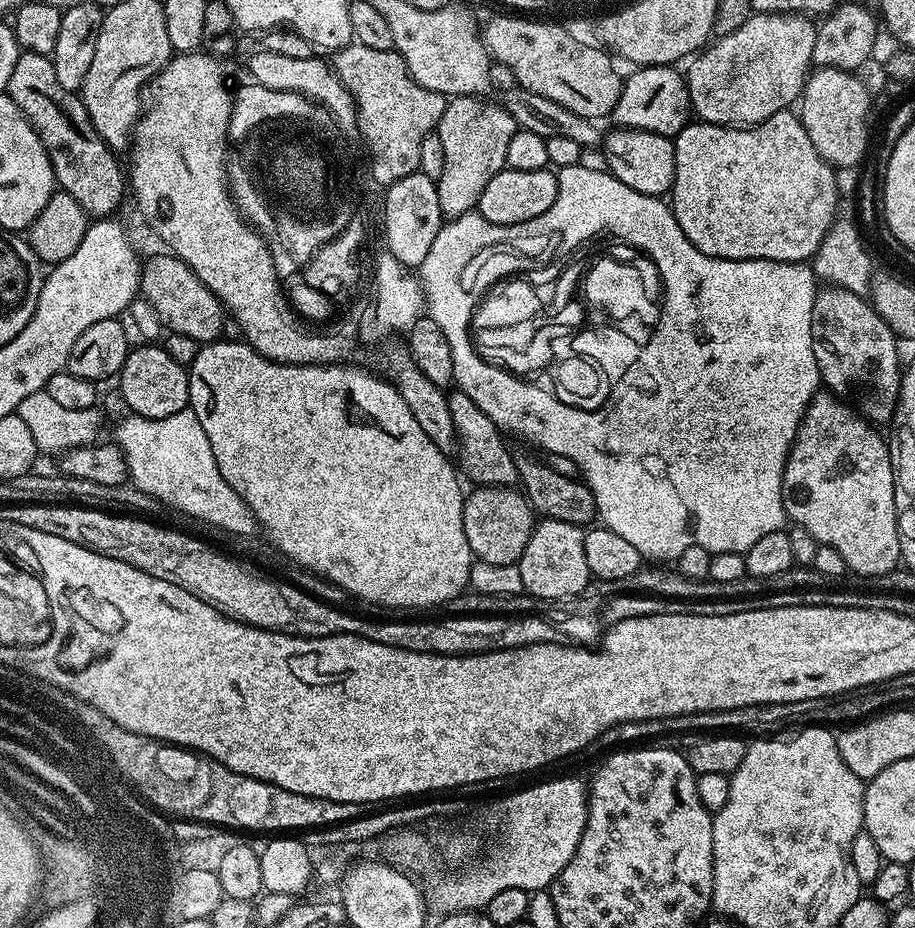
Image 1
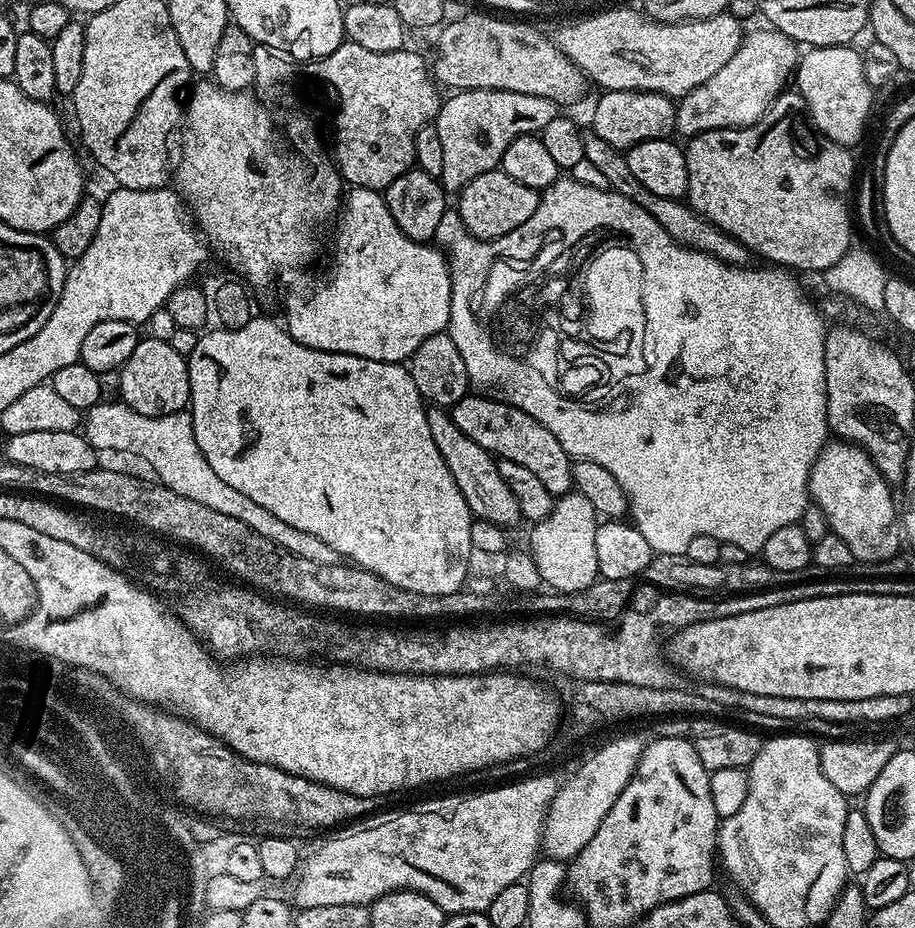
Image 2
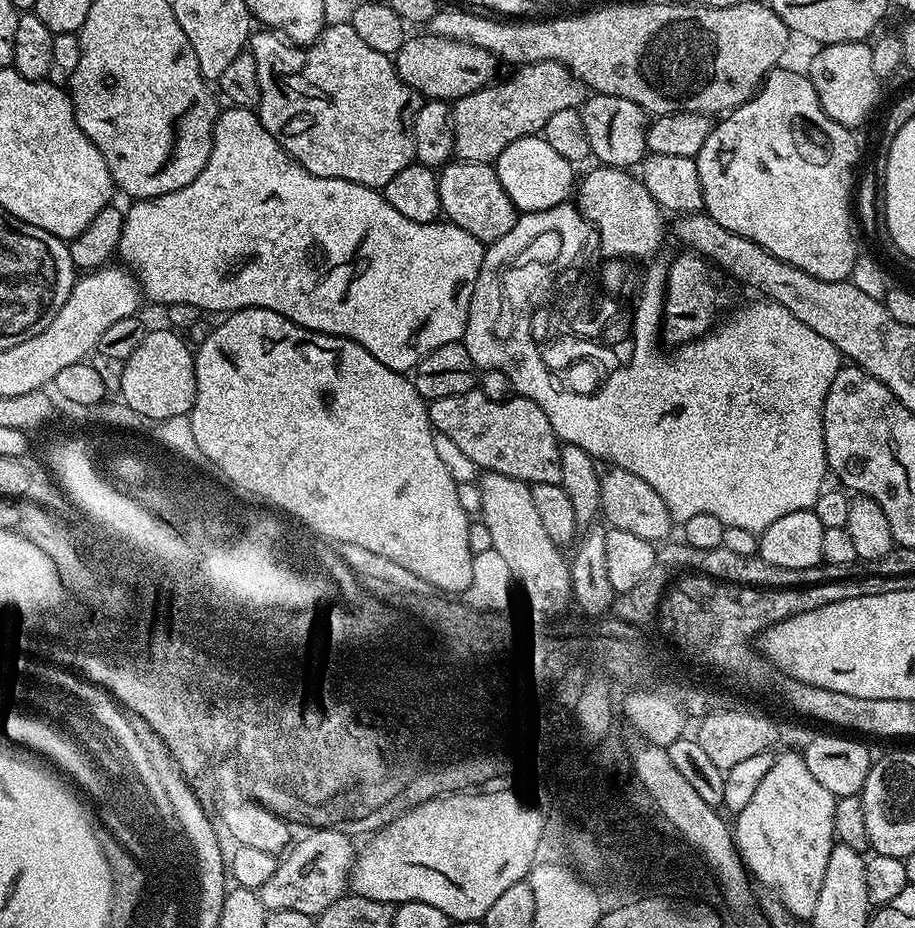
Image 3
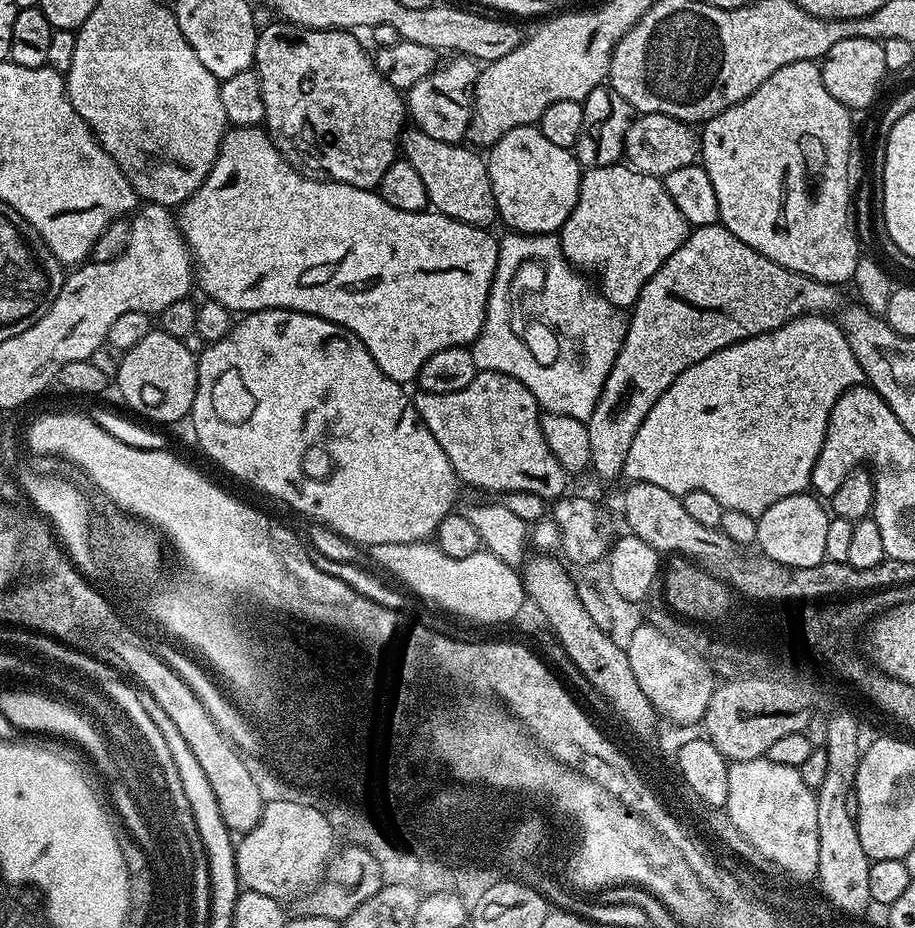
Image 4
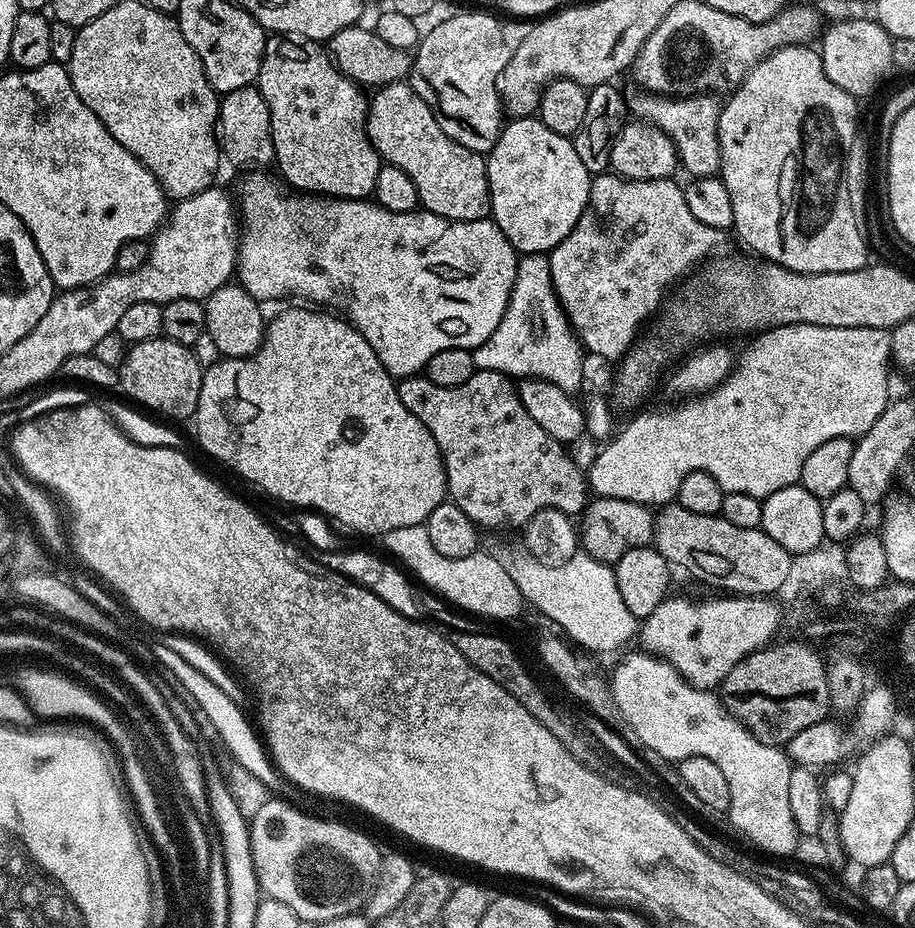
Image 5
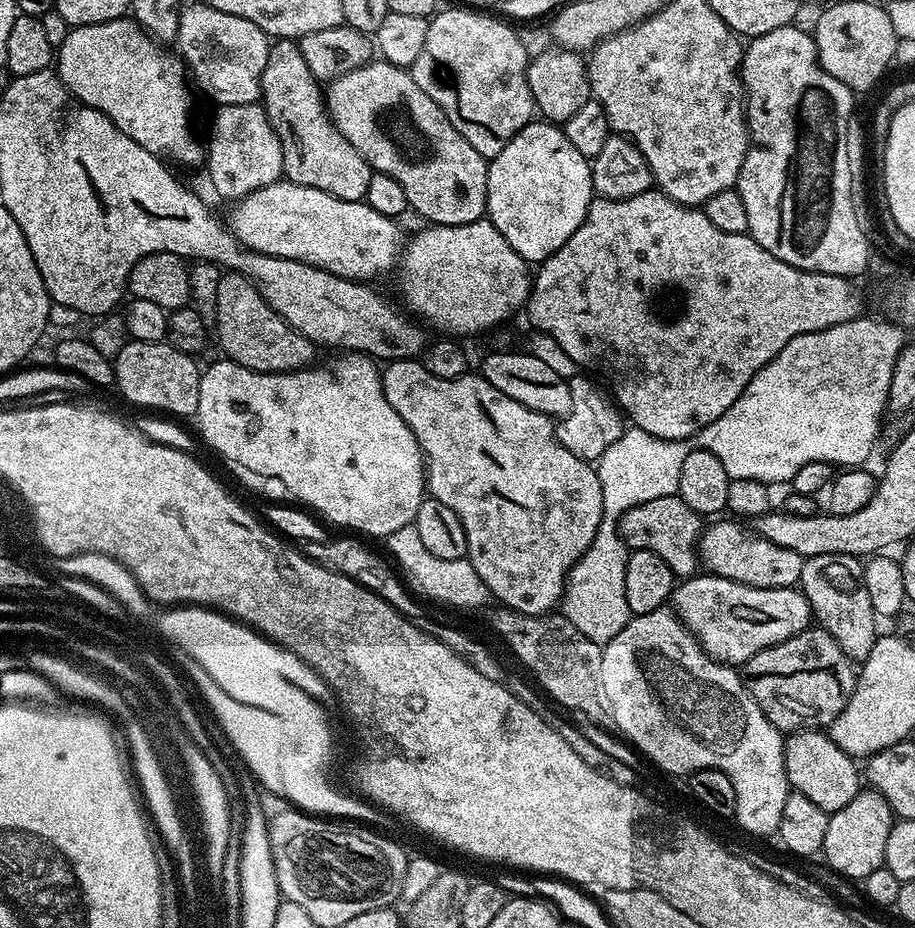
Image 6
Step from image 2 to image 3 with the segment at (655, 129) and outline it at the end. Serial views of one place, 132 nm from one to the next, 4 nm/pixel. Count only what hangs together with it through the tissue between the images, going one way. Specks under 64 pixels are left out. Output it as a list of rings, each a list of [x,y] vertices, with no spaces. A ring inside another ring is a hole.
[[[592,94],[583,101],[580,108],[582,126],[586,126],[586,138],[590,138],[590,153],[597,156],[601,165],[609,168],[623,168],[632,170],[643,161],[648,152],[648,125],[650,123],[649,113],[644,111],[642,106],[630,102],[630,98],[621,96],[601,96]]]

